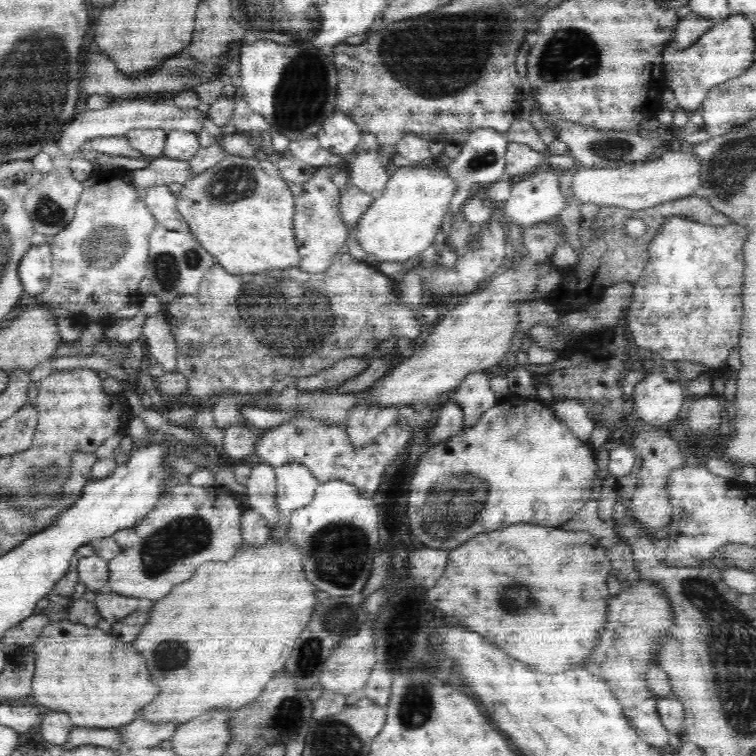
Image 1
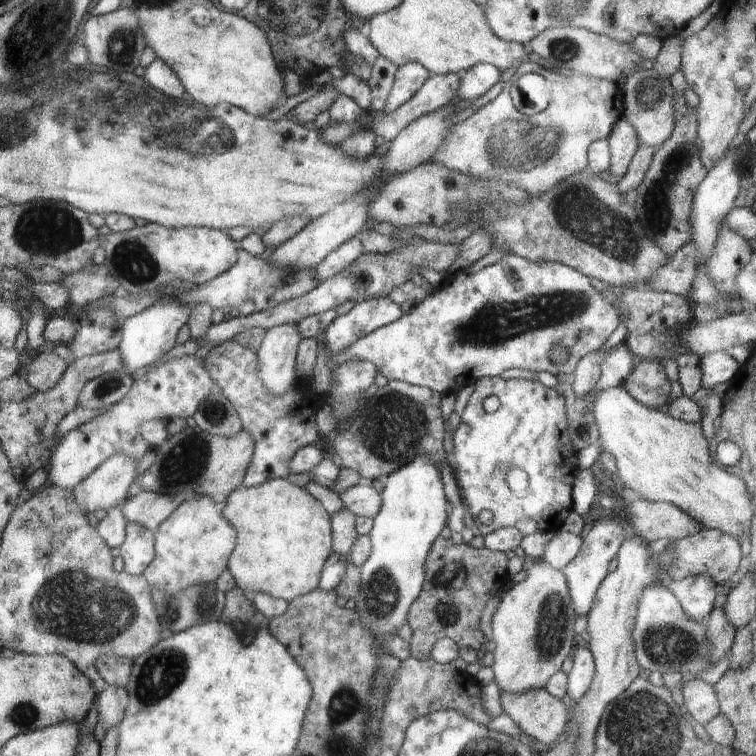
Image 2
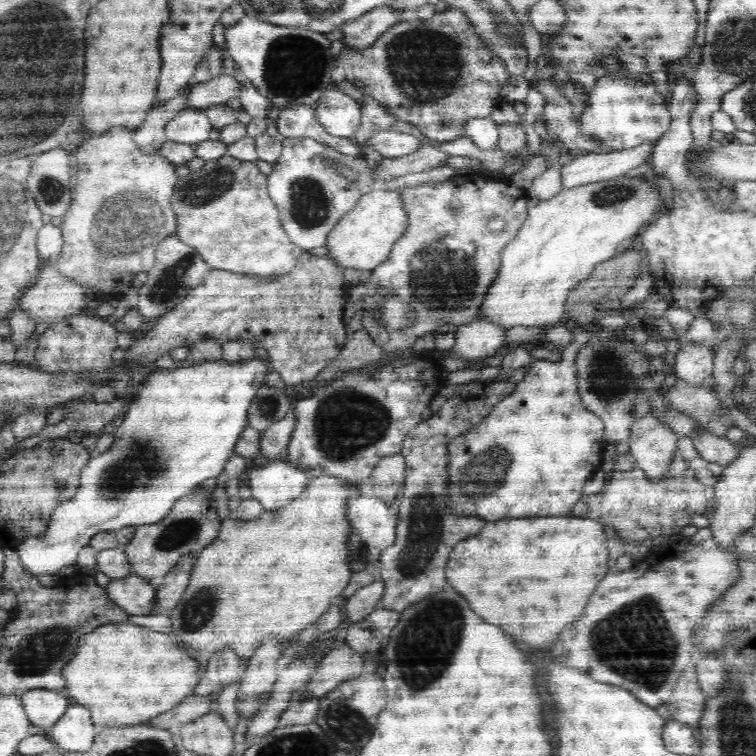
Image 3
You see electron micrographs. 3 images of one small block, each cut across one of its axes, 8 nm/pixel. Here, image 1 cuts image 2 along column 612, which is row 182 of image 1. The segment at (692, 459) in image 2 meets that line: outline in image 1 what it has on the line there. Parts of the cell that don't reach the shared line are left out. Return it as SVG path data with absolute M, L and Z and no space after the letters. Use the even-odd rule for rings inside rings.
M428 163L428 166L426 167L414 165L410 167L392 168L384 190L373 200L369 208L366 209L366 212L363 212L362 218L360 218L360 222L354 227L352 234L357 238L366 254L376 256L377 264L381 262L404 263L406 260L410 260L410 258L414 259L418 256L427 256L431 253L432 246L434 246L434 238L436 238L436 234L440 232L442 222L444 222L444 218L446 218L446 214L448 214L448 207L450 206L450 202L452 202L452 196L454 196L456 188L458 188L456 181L446 173L446 170L444 170L444 168L439 169L434 164L430 165L430 163Z

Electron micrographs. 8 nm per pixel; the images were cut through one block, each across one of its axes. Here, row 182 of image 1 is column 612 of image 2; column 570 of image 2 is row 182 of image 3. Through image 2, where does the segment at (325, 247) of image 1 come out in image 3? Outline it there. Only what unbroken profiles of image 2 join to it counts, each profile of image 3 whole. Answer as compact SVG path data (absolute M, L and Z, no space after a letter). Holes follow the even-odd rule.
M285 138L282 154L267 176L268 192L280 211L282 228L292 244L304 250L326 246L326 238L358 199L372 186L371 168L362 156L342 154L310 138ZM340 166L351 168L358 179L348 179Z

